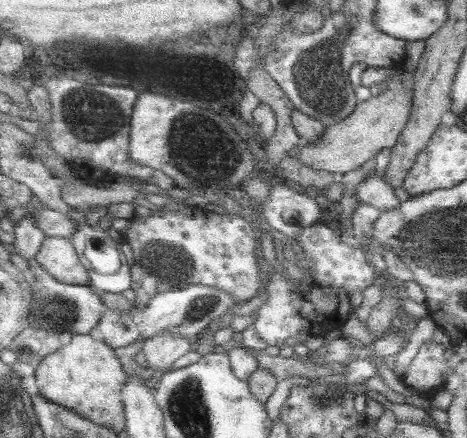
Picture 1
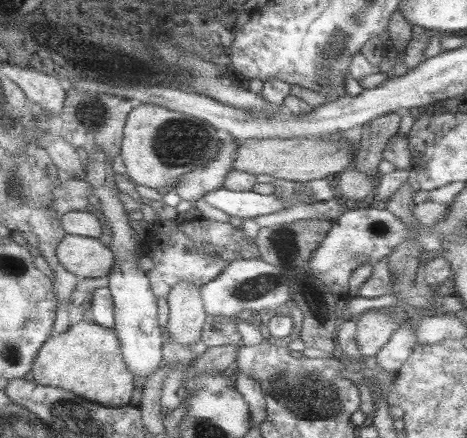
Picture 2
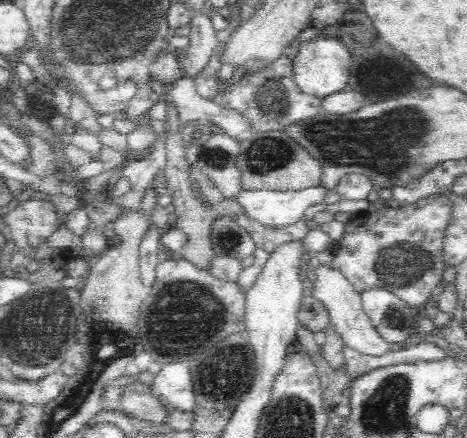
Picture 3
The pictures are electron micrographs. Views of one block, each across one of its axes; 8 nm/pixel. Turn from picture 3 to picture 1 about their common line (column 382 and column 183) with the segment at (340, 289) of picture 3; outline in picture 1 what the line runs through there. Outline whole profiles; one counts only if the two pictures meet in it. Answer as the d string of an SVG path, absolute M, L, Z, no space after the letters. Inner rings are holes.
M161 332L155 338L149 338L143 346L143 354L147 360L147 366L155 372L167 374L179 358L185 354L191 354L197 348L197 342L191 342L187 338L181 338L173 332Z

